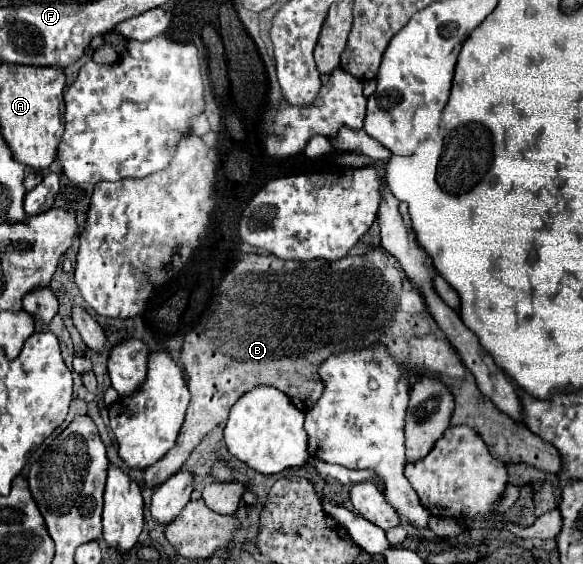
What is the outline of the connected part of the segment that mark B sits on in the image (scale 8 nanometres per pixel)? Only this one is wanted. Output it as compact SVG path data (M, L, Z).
M379 247L379 249L367 251L365 255L347 255L339 261L323 261L323 259L285 261L275 255L257 255L257 253L241 255L237 259L233 269L221 281L207 311L185 333L181 359L187 369L191 403L189 403L187 417L179 433L177 445L167 453L167 457L163 457L161 461L145 469L145 477L143 477L145 485L155 489L163 481L167 481L171 475L175 475L183 467L185 459L195 449L195 445L213 427L227 421L231 405L249 389L257 385L273 385L283 393L287 393L297 409L307 411L311 409L311 405L315 405L315 401L319 401L323 393L323 381L319 381L319 365L327 357L343 349L347 351L365 349L365 347L371 347L373 343L385 345L391 357L395 359L395 363L401 365L411 375L437 379L437 373L439 373L439 379L451 389L455 397L451 427L467 425L475 429L487 445L491 445L497 435L503 435L509 441L509 455L513 457L513 463L527 463L555 475L561 473L563 459L559 457L559 451L555 447L551 447L539 435L531 433L523 423L501 413L487 397L479 393L475 379L465 369L459 355L453 353L455 347L447 341L439 325L431 321L431 313L427 313L427 303L421 289L411 285L407 277L403 277L403 267L399 265L399 261L395 261L395 257L391 257L391 253L387 253L383 247Z

